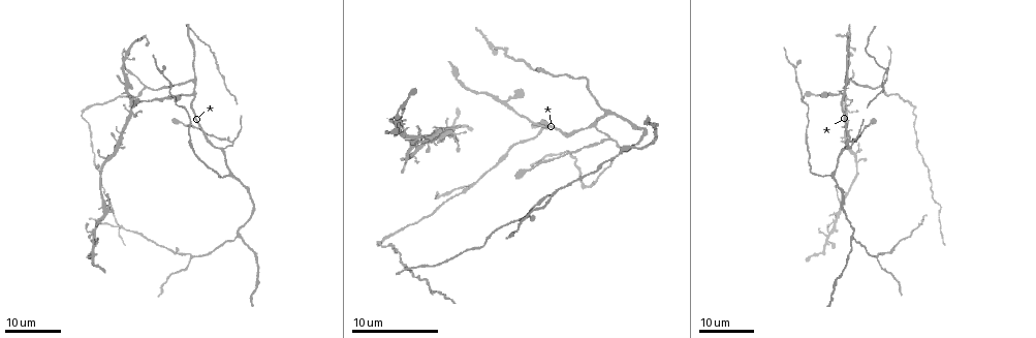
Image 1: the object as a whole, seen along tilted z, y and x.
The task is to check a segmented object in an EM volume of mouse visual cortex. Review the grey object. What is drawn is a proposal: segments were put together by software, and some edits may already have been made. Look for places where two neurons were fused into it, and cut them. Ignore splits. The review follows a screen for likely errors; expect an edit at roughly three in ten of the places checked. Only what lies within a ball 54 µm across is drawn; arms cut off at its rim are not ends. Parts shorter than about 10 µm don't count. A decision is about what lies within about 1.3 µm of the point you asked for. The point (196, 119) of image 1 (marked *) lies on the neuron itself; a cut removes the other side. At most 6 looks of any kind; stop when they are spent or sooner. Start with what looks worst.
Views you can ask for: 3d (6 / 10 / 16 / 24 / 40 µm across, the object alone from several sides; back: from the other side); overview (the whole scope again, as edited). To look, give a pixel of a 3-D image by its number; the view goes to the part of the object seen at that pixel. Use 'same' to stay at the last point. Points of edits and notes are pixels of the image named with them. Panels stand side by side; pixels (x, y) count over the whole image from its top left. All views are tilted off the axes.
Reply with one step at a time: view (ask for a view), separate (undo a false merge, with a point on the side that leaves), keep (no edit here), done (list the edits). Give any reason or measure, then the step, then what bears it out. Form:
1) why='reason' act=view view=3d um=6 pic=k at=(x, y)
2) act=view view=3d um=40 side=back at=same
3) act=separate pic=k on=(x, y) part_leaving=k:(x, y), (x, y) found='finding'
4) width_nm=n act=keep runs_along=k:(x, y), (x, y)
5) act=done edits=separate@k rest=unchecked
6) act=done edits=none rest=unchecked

why='four arms meet' act=view view=3d um=24 pic=1 at=(853, 143)

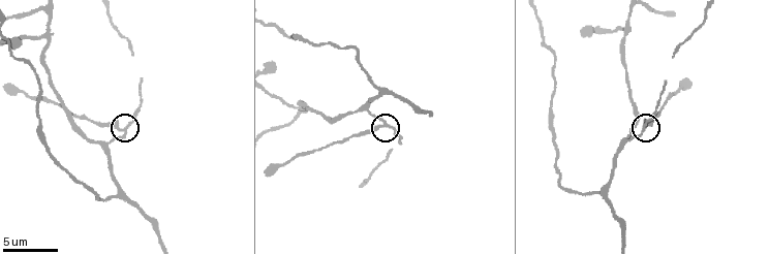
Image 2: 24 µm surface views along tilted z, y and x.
act=view view=3d um=6 pic=2 at=(386, 124)

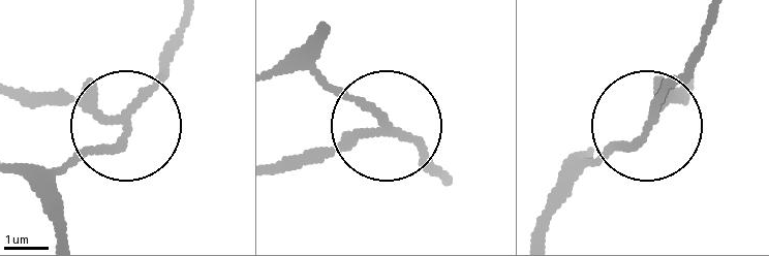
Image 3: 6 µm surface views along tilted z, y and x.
arms=4 act=separate pic=3 on=(56, 99) part_leaving=3:(117, 114), (19, 97) found='a second neuron is stuck on'

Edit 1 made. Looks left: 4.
act=view view=overview

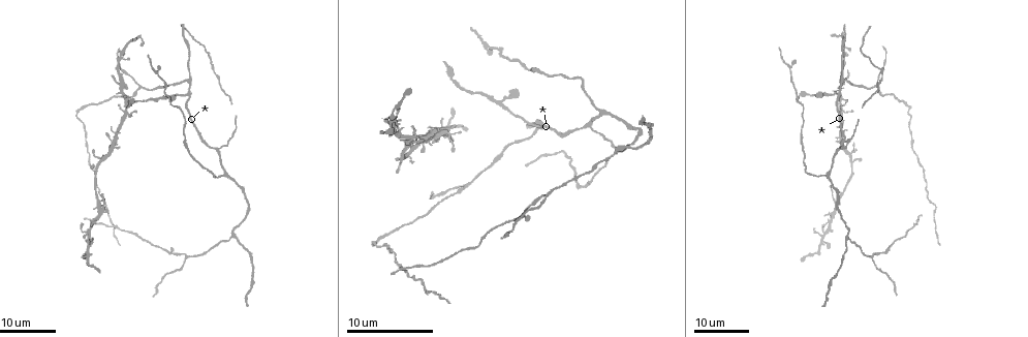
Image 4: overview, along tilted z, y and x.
why='arms part here' act=view view=3d um=16 pic=4 at=(534, 124)

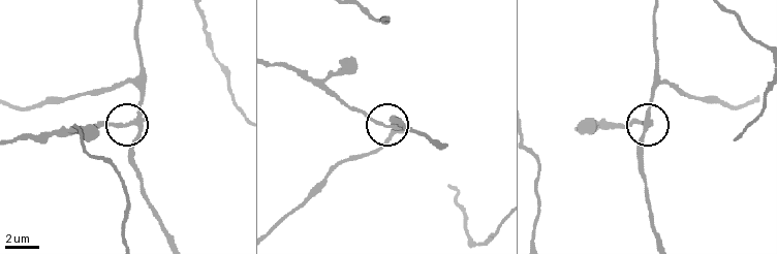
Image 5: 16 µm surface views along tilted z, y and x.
act=view view=3d um=10 pic=5 at=(130, 122)

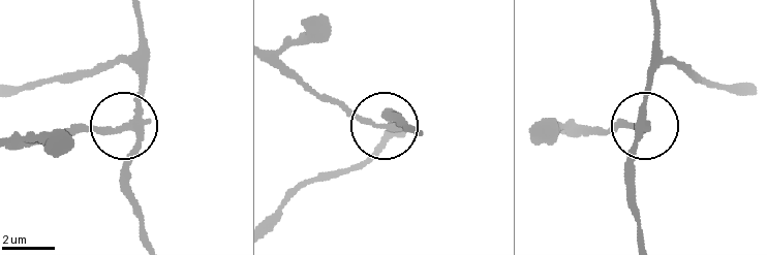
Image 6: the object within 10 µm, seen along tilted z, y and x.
act=view view=3d um=10 side=back pic=6 at=(385, 127)

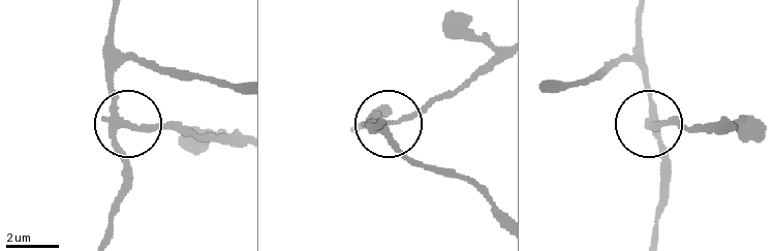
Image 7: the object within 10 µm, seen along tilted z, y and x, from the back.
arms=3 act=separate pic=7 on=(152, 128) part_leaving=7:(119, 122), (163, 123), (203, 137), (241, 139) found='a second neuron is stuck on'

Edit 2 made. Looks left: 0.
act=done edits=separate@3,separate@7 rest=unchecked

